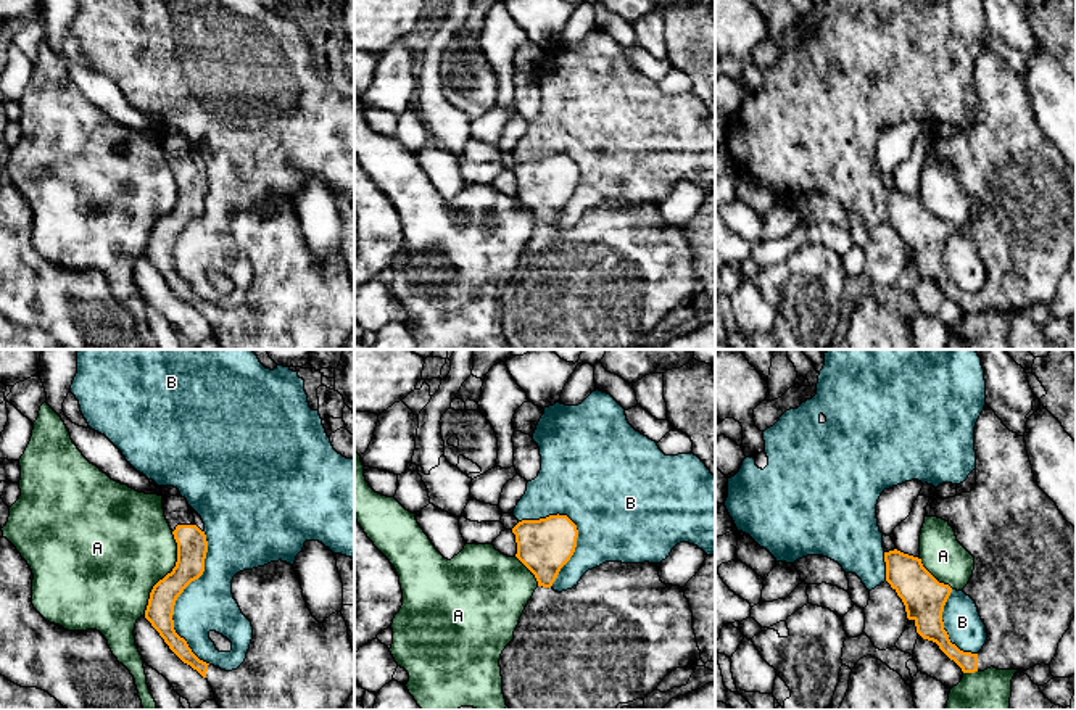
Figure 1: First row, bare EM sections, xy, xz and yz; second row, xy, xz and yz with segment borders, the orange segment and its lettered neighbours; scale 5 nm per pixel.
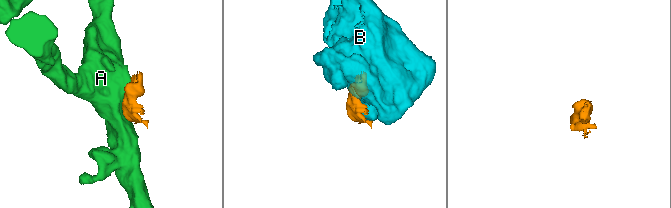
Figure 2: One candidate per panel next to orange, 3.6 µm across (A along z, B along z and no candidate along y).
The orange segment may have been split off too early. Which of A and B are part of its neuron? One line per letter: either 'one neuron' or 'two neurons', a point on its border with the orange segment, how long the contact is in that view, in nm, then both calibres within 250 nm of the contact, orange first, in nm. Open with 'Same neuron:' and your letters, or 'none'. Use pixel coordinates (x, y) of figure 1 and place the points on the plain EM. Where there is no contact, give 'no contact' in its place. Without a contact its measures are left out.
Same neuron: none
A: two neurons; meets orange in xy at (168, 213); contact 440 nm long; 160 nm thick on the orange side, 480 nm on the other
B: two neurons; meets orange in xy at (176, 239); contact 650 nm long; 140 nm thick on the orange side, 280 nm on the other

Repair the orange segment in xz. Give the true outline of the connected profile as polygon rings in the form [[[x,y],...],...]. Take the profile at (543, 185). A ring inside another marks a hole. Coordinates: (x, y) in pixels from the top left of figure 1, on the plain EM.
[[[567,155],[522,159],[514,167],[515,196],[535,214],[538,225],[551,227],[577,187],[578,169]]]

